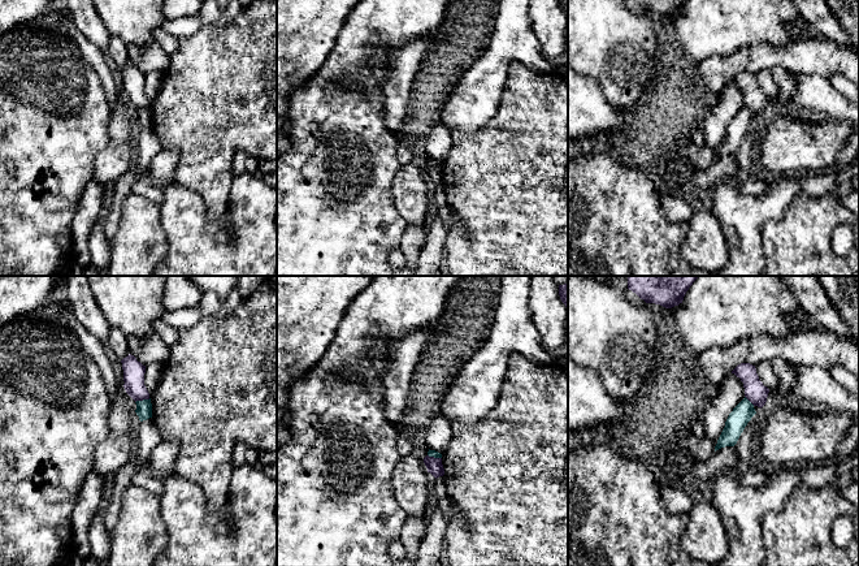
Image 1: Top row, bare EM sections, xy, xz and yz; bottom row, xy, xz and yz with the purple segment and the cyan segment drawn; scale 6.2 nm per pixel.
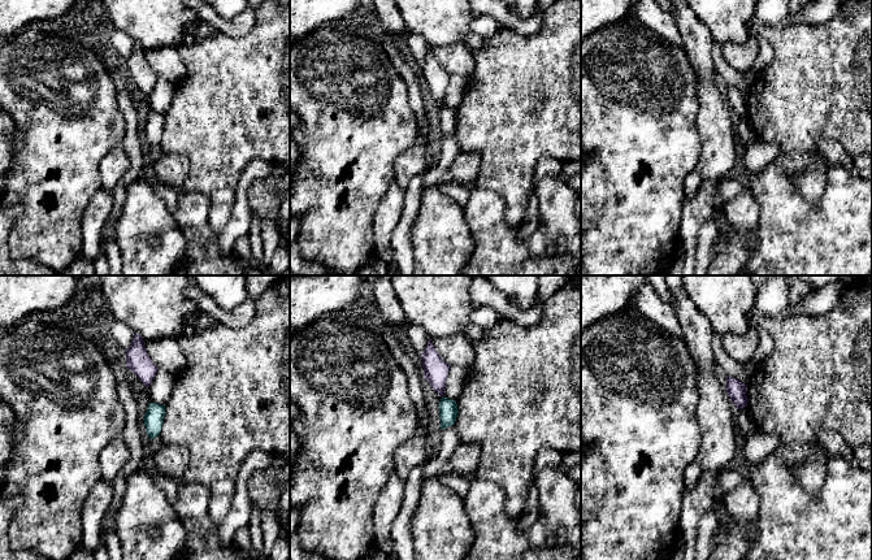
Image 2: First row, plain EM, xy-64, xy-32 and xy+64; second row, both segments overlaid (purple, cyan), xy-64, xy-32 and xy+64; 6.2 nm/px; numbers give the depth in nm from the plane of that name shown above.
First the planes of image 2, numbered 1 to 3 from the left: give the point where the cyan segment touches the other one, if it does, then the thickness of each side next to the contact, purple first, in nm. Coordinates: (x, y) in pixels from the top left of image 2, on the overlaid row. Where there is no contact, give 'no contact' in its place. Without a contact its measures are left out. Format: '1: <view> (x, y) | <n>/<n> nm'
1: no contact
2: no contact
3: no contact

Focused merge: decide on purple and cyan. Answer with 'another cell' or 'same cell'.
another cell

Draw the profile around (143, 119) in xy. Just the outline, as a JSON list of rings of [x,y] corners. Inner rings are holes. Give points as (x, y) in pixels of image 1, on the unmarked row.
[[[151,107],[149,108],[143,108],[143,109],[136,109],[136,124],[139,125],[139,129],[147,129],[152,126],[152,112]]]

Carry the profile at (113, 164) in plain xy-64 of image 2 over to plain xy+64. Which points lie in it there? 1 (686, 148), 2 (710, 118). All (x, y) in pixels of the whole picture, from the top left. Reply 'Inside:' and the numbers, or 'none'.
Inside: 2

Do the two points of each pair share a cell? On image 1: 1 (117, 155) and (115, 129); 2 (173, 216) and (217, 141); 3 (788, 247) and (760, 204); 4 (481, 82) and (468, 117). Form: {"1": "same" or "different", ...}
{"1": "same", "2": "different", "3": "different", "4": "same"}

